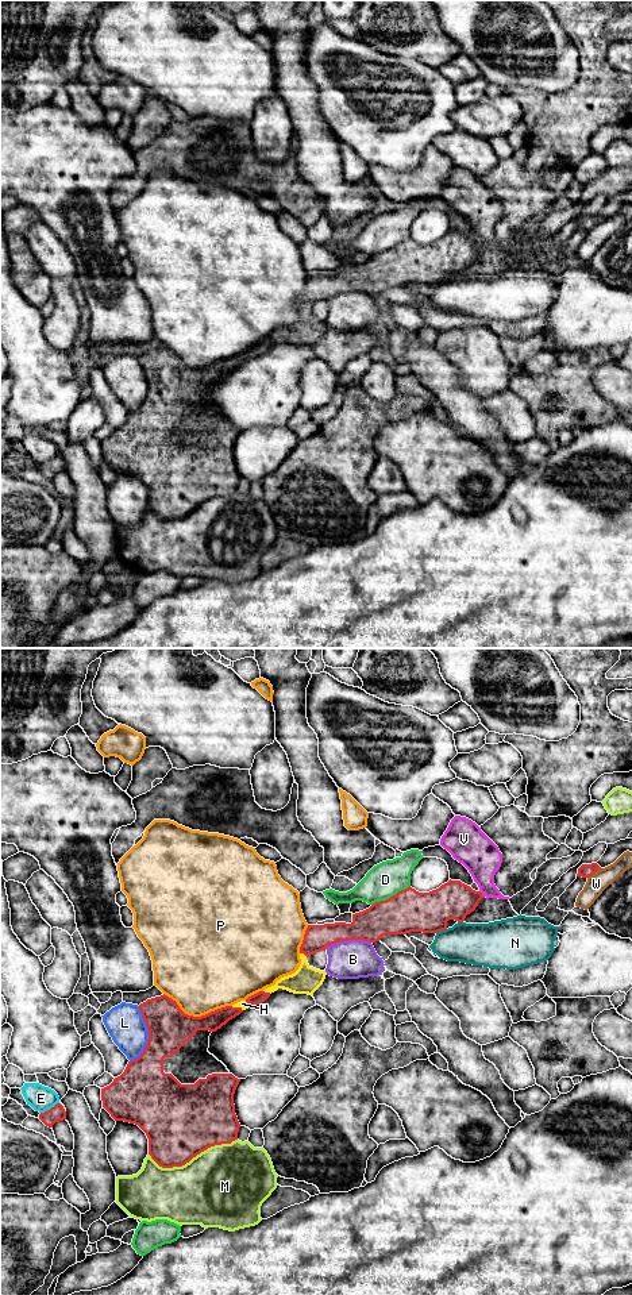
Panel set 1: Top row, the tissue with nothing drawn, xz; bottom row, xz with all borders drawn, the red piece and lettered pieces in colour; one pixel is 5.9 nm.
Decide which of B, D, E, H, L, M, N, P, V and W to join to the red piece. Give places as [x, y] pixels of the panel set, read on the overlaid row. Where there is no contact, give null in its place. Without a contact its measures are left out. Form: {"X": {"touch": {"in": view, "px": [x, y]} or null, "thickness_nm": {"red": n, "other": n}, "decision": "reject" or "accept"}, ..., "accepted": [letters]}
{"B": {"touch": {"in": "xz", "px": [347, 939]}, "thickness_nm": {"red": 200, "other": 240}, "decision": "reject"}, "D": {"touch": {"in": "xz", "px": [390, 897]}, "thickness_nm": {"red": 260, "other": 200}, "decision": "reject"}, "E": {"touch": {"in": "xz", "px": [50, 1109]}, "thickness_nm": {"red": 90, "other": 150}, "decision": "reject"}, "H": {"touch": {"in": "xz", "px": [304, 954]}, "thickness_nm": {"red": 160, "other": 160}, "decision": "accept"}, "L": {"touch": {"in": "xz", "px": [149, 1036]}, "thickness_nm": {"red": 260, "other": 220}, "decision": "reject"}, "M": {"touch": {"in": "xz", "px": [192, 1157]}, "thickness_nm": {"red": 440, "other": 480}, "decision": "reject"}, "N": {"touch": {"in": "xz", "px": [440, 931]}, "thickness_nm": {"red": 260, "other": 260}, "decision": "reject"}, "P": {"touch": {"in": "xz", "px": [197, 1017]}, "thickness_nm": {"red": 260, "other": 440}, "decision": "reject"}, "V": {"touch": {"in": "xz", "px": [481, 893]}, "thickness_nm": {"red": 220, "other": 220}, "decision": "reject"}, "W": {"touch": {"in": "xz", "px": [594, 873]}, "thickness_nm": {"red": 80, "other": 120}, "decision": "reject"}, "accepted": ["H"]}

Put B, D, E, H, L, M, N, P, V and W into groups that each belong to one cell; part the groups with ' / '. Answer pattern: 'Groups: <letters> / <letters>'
Groups: B / D / E / H / L / M / N / P / V / W

